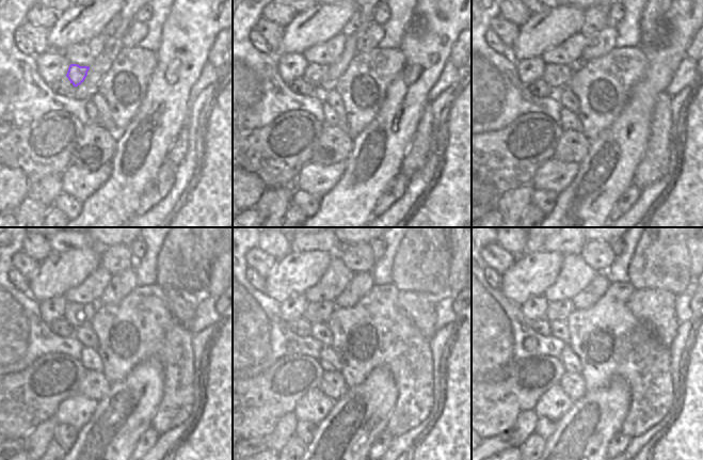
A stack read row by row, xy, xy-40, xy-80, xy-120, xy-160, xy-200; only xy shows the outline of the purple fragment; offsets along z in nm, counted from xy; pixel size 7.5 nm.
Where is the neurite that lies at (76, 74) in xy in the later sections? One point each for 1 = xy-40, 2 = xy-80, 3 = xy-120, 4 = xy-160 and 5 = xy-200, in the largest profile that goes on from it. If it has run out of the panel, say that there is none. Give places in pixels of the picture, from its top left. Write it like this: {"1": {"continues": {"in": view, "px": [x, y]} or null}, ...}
{"1": {"continues": {"in": "xy-40", "px": [315, 74]}}, "2": {"continues": {"in": "xy-80", "px": [558, 76]}}, "3": {"continues": {"in": "xy-120", "px": [79, 315]}}, "4": {"continues": {"in": "xy-160", "px": [320, 312]}}, "5": {"continues": {"in": "xy-200", "px": [560, 311]}}}

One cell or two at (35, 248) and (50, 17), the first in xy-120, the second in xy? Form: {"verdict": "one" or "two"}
{"verdict": "one"}

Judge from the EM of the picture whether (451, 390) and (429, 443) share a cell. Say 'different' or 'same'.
same

